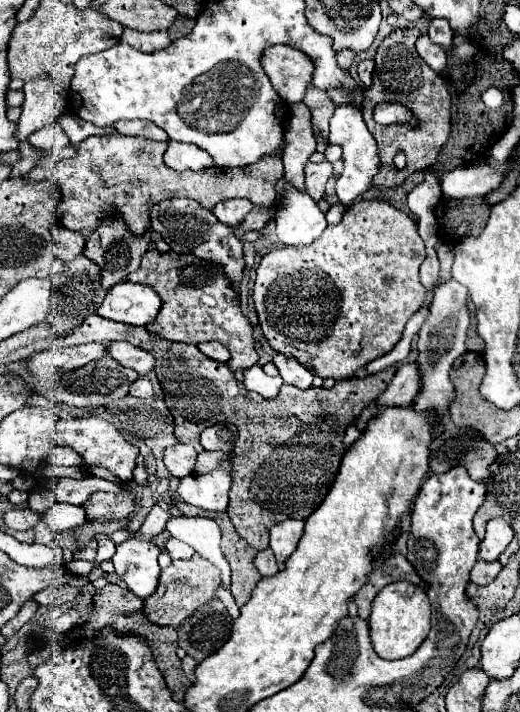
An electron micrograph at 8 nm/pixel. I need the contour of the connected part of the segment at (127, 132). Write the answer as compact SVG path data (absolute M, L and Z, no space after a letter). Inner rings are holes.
M120 120L112 124L112 128L124 136L144 136L150 140L164 140L164 142L168 140L168 134L148 120Z

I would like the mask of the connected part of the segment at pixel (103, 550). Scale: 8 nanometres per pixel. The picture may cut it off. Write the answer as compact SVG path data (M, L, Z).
M107 533L96 534L94 540L98 543L99 548L96 554L96 562L110 560L114 556L114 542L110 540Z

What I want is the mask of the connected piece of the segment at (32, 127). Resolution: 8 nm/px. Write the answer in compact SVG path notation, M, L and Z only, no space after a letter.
M46 74L44 78L28 80L24 84L24 96L22 116L16 130L18 140L26 140L28 134L54 122L64 112L62 94L58 90L52 90L52 80Z

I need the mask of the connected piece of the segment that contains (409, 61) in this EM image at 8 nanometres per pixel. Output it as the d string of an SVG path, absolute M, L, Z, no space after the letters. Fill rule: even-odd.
M416 28L406 30L394 30L384 38L384 42L378 46L376 52L376 68L372 74L372 86L364 90L364 102L362 102L362 114L366 120L366 126L370 134L378 142L378 158L380 158L380 170L376 178L372 178L374 186L398 186L402 184L410 174L424 172L428 166L434 164L442 144L448 140L450 134L450 94L446 90L446 84L440 74L432 72L426 62L418 56L414 42L420 36ZM378 102L400 102L412 112L418 114L420 126L418 128L406 128L406 126L380 126L372 118L372 110ZM398 150L404 150L408 156L408 164L404 170L398 170L392 164L392 158Z

